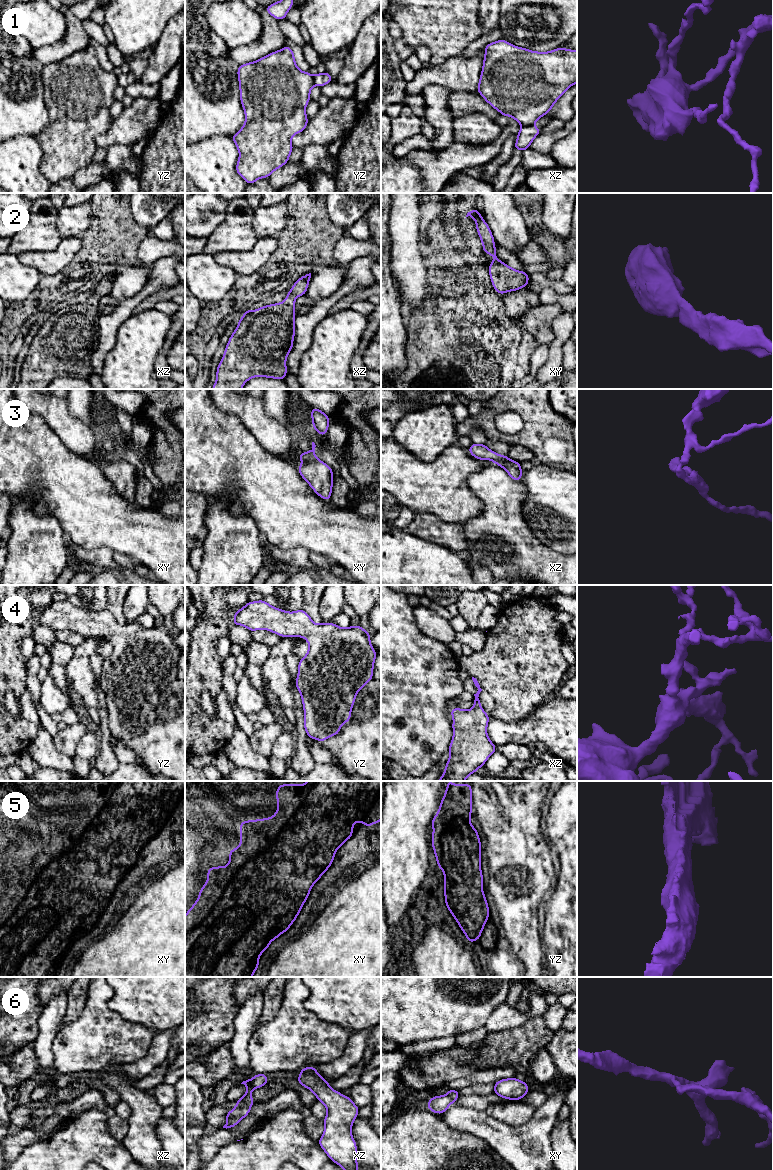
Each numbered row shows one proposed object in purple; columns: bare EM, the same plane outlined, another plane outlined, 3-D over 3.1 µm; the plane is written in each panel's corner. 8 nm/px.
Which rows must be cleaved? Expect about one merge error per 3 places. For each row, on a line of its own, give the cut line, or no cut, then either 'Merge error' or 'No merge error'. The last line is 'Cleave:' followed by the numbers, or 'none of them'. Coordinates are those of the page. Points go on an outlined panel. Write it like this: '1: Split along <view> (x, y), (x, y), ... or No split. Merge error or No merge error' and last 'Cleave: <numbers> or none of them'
1: Split along xz (533, 124), (523, 126). Merge error
2: No split. No merge error
3: Split along xy (315, 455), (303, 464). Merge error
4: No split. No merge error
5: No split. No merge error
6: Split along xy (446, 1094), (453, 1102). Merge error
Cleave: 1, 3, 6

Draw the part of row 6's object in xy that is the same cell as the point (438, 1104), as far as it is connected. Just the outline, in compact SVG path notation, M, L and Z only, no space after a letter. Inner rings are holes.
M447 1094L434 1096L429 1099L427 1108L434 1113L443 1114L452 1103L453 1100Z

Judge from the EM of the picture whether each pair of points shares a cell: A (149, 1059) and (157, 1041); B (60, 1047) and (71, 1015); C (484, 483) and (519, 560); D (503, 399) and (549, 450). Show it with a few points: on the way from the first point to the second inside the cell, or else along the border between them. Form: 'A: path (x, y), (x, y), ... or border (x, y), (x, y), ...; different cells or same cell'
A: path (153, 1055), (157, 1051), (157, 1045); same cell
B: border (85, 1007), (74, 1020), (64, 1024), (58, 1030); different cells
C: path (501, 502), (501, 533), (509, 541); same cell
D: path (518, 404), (543, 429), (543, 435); same cell

